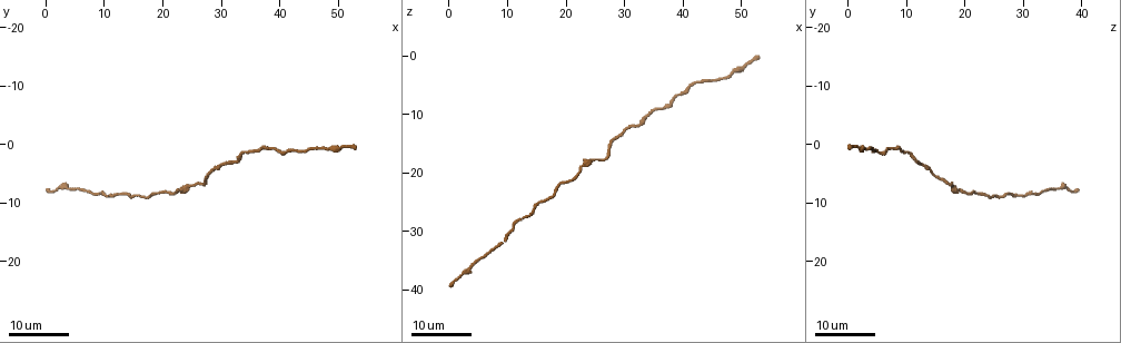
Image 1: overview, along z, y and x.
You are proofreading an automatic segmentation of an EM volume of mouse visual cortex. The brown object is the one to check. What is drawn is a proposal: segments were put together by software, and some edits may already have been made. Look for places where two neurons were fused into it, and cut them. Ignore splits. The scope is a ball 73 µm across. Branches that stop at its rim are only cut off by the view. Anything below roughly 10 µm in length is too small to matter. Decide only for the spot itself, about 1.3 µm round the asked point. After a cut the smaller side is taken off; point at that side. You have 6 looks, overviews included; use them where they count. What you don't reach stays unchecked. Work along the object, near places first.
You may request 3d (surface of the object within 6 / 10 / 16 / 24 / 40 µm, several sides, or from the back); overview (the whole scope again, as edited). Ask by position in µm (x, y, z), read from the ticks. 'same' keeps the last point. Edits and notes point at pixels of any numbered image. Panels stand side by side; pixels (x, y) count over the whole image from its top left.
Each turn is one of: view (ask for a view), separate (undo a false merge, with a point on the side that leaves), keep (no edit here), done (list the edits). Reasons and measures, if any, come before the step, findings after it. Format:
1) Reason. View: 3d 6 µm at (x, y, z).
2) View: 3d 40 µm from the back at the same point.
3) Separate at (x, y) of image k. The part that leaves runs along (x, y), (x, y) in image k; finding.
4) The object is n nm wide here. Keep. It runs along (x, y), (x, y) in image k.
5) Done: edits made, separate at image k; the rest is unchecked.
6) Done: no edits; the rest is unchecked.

View: 3d 16 µm at (24.0, 7.5, 17.5).

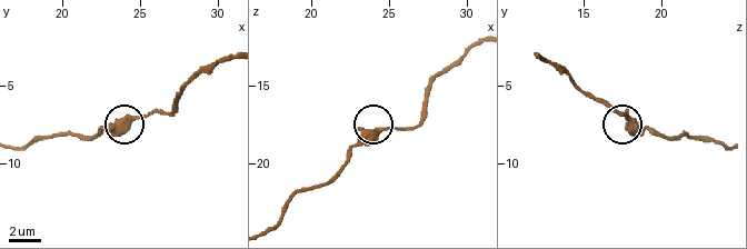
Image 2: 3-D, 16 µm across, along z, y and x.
Zoom in. View: 3d 10 µm at (24.0, 7.0, 18.0).

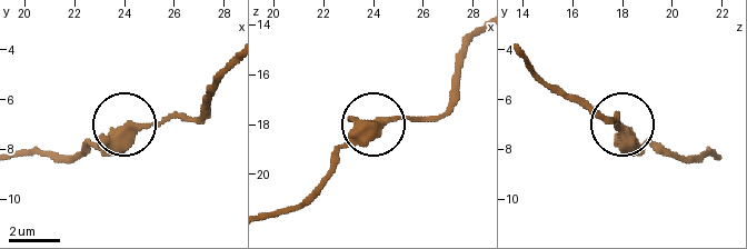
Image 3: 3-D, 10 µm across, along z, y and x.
3 arms meet here. Keep. Continuous, no second neuron.

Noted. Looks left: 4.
Calibre changes. View: 3d 16 µm at (34.0, 1.0, 10.5).

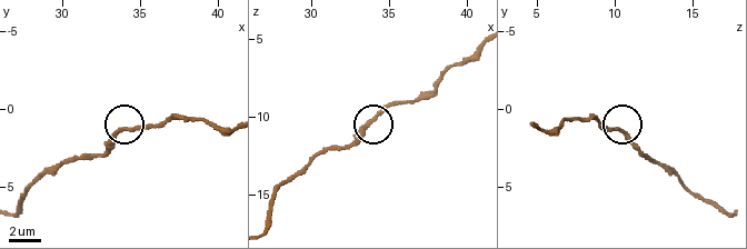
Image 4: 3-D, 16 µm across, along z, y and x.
View: 3d 6 µm at (34.0, 1.4, 10.4).

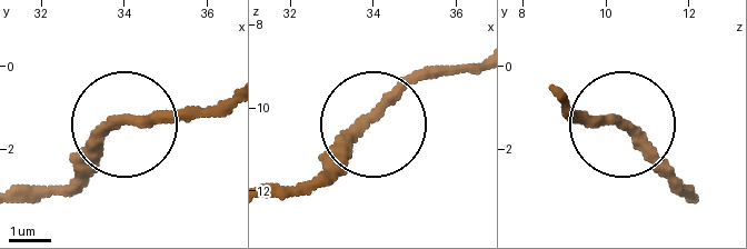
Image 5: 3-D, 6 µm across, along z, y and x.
The object is 240 nm wide here. Keep. It runs along (695, 199), (631, 128), (567, 113) in image 5; continuous, no second neuron.

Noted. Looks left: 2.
A narrow waist. View: 3d 24 µm at (13.0, 8.5, 27.5).

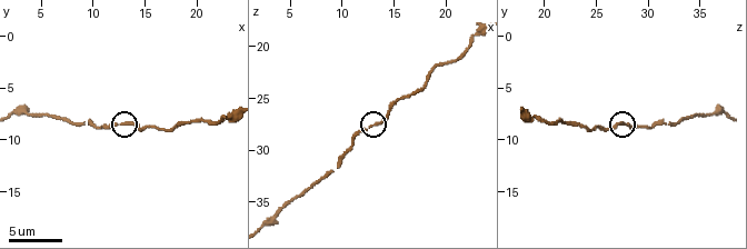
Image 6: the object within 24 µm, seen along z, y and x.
View: 3d 10 µm at (12.6, 8.6, 28.0).

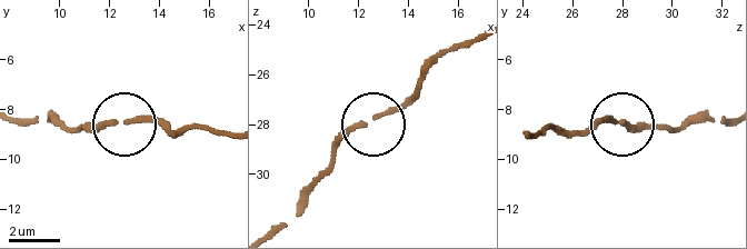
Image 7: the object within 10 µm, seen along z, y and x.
The object is 180 nm wide here. Keep. It runs along (225, 135), (148, 123), (82, 123), (68, 130) in image 7; all the same neuron.

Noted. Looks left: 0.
Done: no edits; the rest is unchecked.

